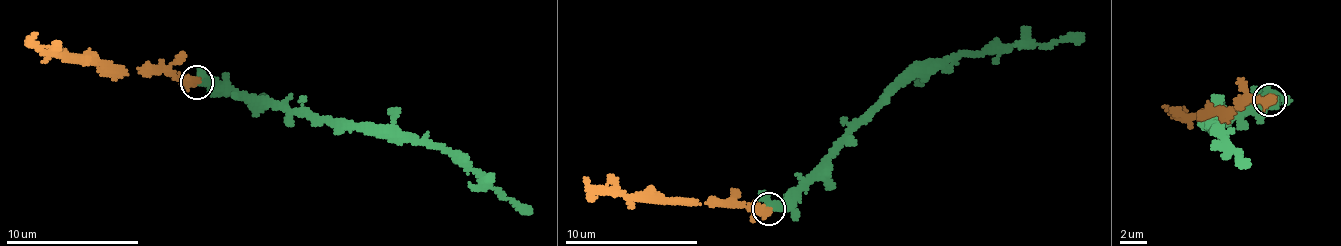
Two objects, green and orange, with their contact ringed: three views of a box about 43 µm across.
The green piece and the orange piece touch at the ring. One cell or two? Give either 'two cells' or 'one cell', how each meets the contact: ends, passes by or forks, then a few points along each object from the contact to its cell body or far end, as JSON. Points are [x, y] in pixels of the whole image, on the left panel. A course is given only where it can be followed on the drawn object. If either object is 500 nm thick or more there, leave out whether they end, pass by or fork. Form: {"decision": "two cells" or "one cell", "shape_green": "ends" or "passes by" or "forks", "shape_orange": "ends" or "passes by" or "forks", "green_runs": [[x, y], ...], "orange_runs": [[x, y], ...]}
{"decision": "one cell", "shape_green": "passes by", "shape_orange": "passes by", "green_runs": [[196, 81], [225, 87], [290, 110], [410, 135], [431, 148], [456, 153], [531, 213]], "orange_runs": [[196, 81], [62, 60], [40, 54], [30, 41], [36, 33]]}

